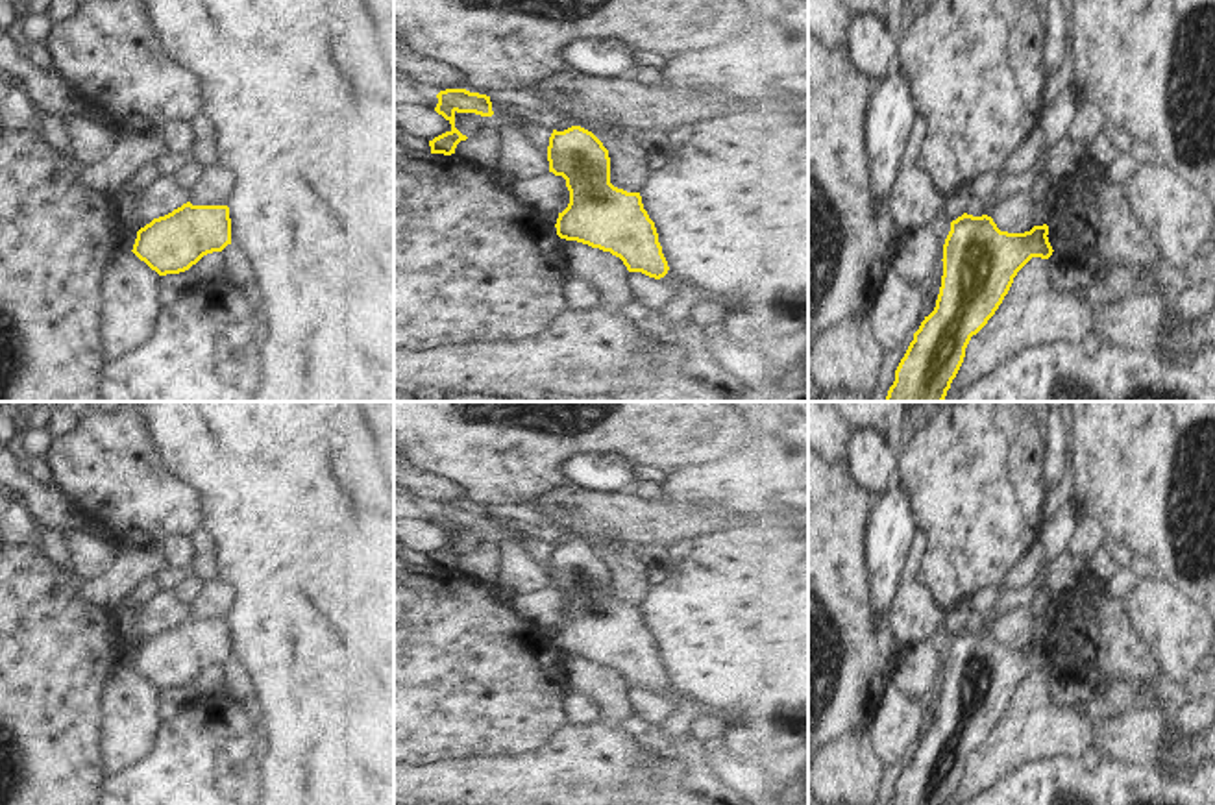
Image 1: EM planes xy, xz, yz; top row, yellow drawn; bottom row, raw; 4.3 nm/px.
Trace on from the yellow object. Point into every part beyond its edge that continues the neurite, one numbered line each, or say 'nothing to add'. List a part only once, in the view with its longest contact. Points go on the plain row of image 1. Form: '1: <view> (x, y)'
nothing to add

